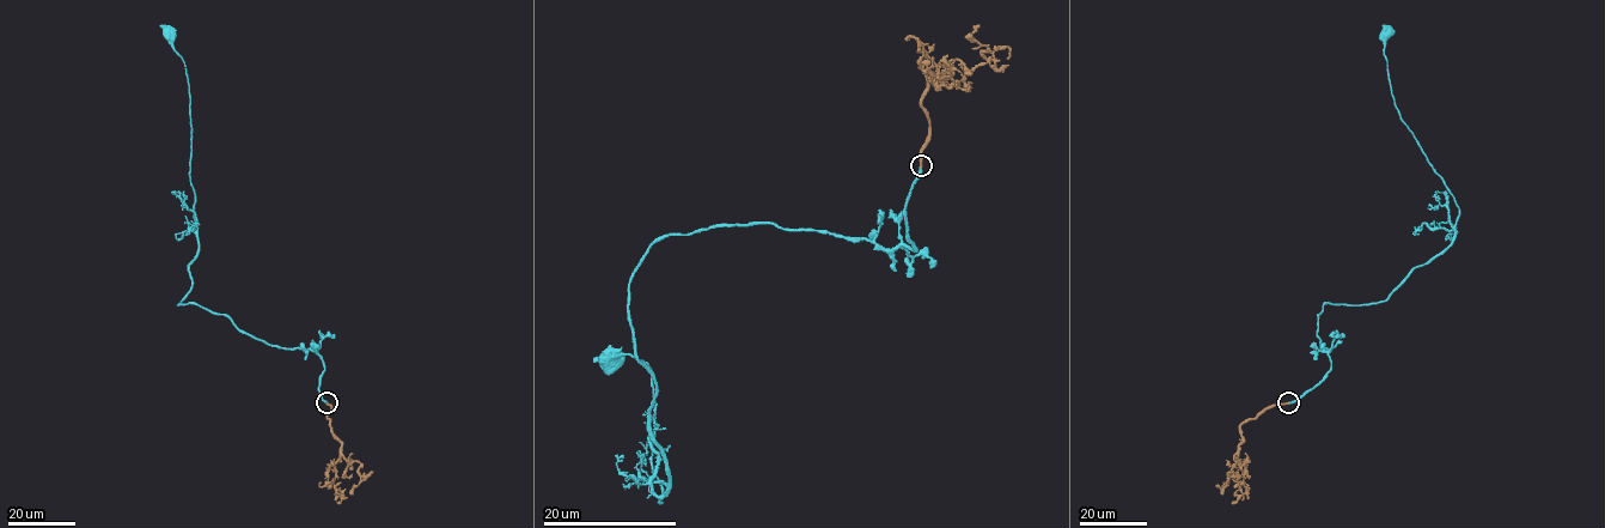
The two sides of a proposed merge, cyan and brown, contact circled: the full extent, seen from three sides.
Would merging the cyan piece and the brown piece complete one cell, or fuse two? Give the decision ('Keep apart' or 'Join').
Join

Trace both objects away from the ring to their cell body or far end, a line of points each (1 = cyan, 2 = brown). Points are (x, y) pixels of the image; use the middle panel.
1: (921, 167), (915, 252), (769, 223), (648, 249), (628, 321), (657, 384), (659, 502), (651, 371), (610, 358)
2: (921, 167), (928, 73), (947, 76), (939, 65), (934, 84), (947, 54)

